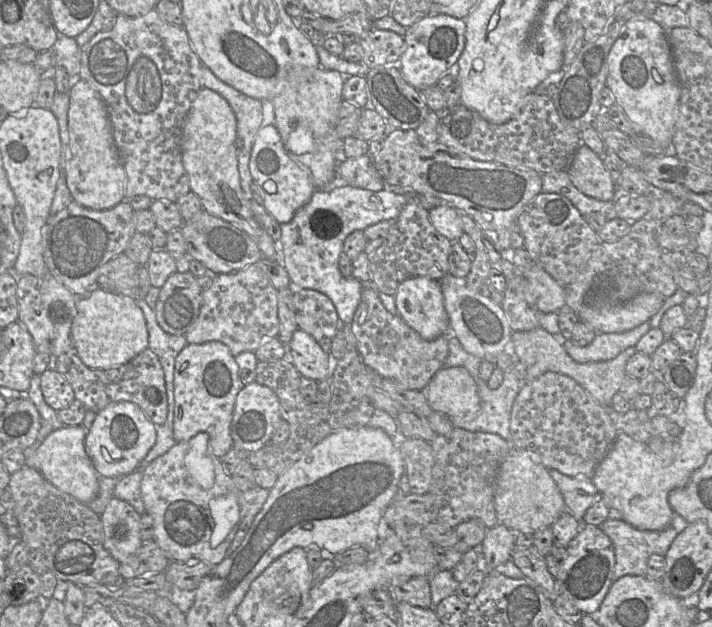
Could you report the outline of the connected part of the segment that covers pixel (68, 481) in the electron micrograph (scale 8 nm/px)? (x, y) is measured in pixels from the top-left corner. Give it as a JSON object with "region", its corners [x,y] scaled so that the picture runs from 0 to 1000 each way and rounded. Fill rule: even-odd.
{"region":[[[115,676],[90,679],[70,691],[49,722],[49,748],[79,778],[118,804],[125,804],[138,789],[140,759],[119,718],[118,702],[122,687]]]}

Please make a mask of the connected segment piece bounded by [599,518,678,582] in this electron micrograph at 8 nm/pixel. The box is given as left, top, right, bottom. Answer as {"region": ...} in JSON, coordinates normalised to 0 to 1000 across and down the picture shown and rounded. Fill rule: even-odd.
{"region":[[[853,826],[841,839],[861,868],[864,880],[861,928],[878,917],[906,919],[912,888],[916,884],[934,887],[952,853],[942,837],[931,845],[899,845],[874,828]]]}

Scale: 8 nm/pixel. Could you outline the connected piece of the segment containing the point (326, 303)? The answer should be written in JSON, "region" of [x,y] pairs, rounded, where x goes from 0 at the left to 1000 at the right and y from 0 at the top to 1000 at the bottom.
{"region":[[[413,461],[412,488],[419,523],[437,534],[456,561],[463,563],[466,542],[482,518],[465,477],[445,463]]]}

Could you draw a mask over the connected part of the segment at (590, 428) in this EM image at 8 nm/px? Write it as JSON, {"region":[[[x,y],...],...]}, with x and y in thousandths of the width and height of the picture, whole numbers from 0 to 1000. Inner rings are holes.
{"region":[[[770,592],[744,609],[735,609],[721,643],[716,663],[719,713],[753,724],[770,748],[781,748],[798,759],[820,756],[830,761],[837,743],[858,716],[869,687],[851,649],[802,601]]]}

